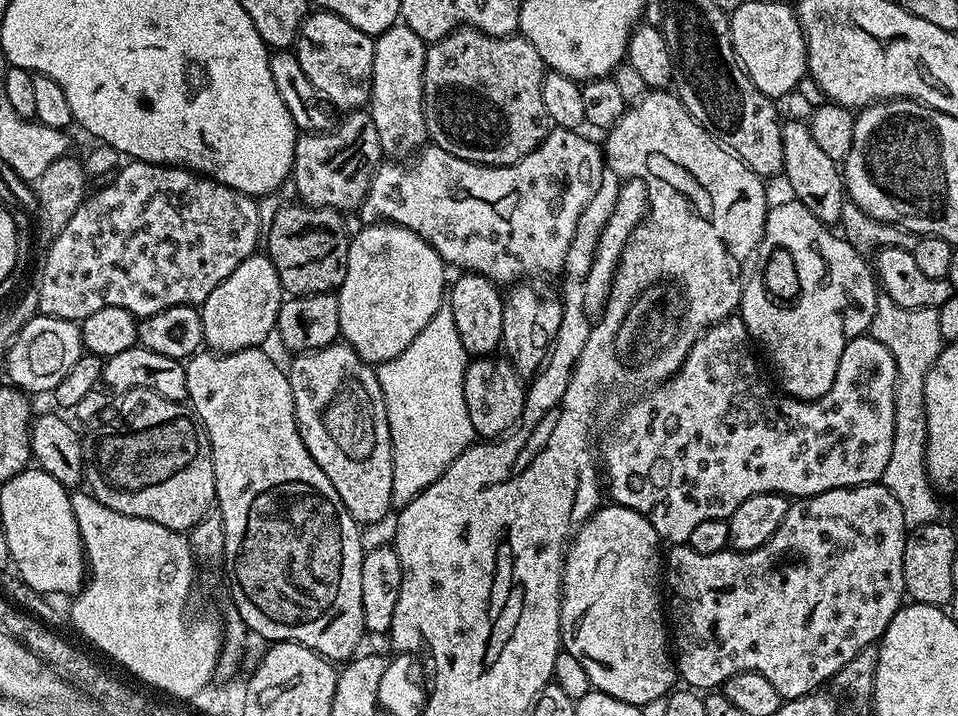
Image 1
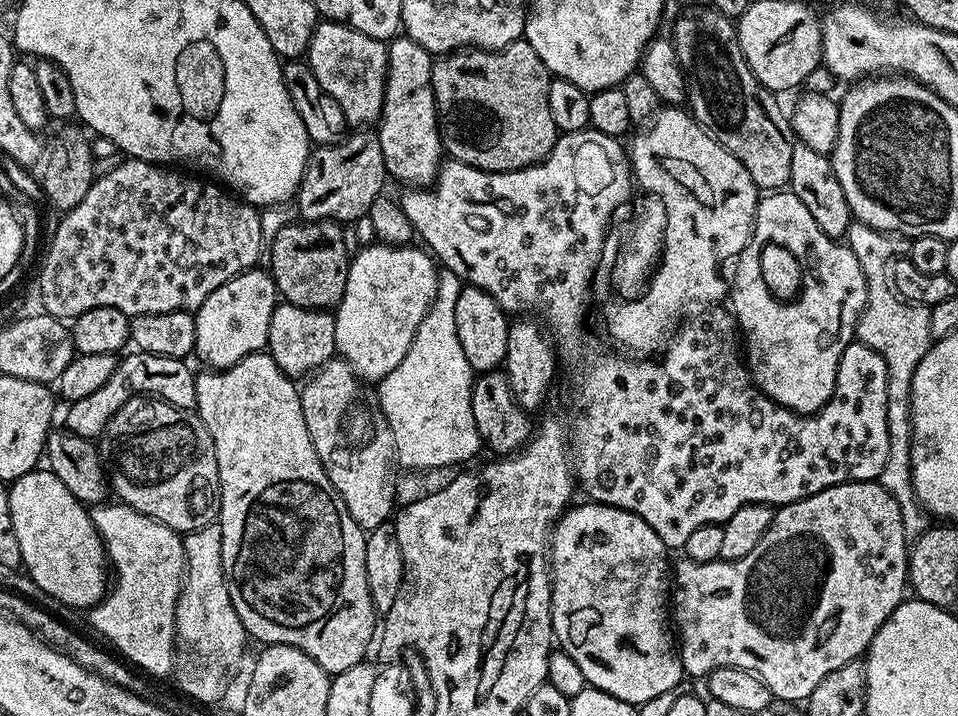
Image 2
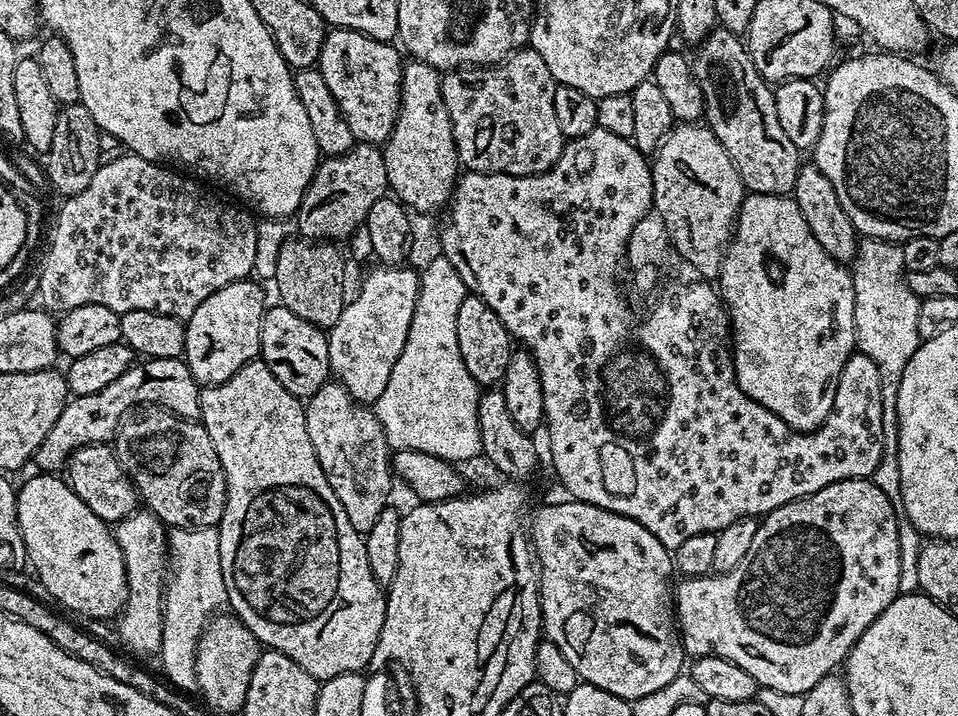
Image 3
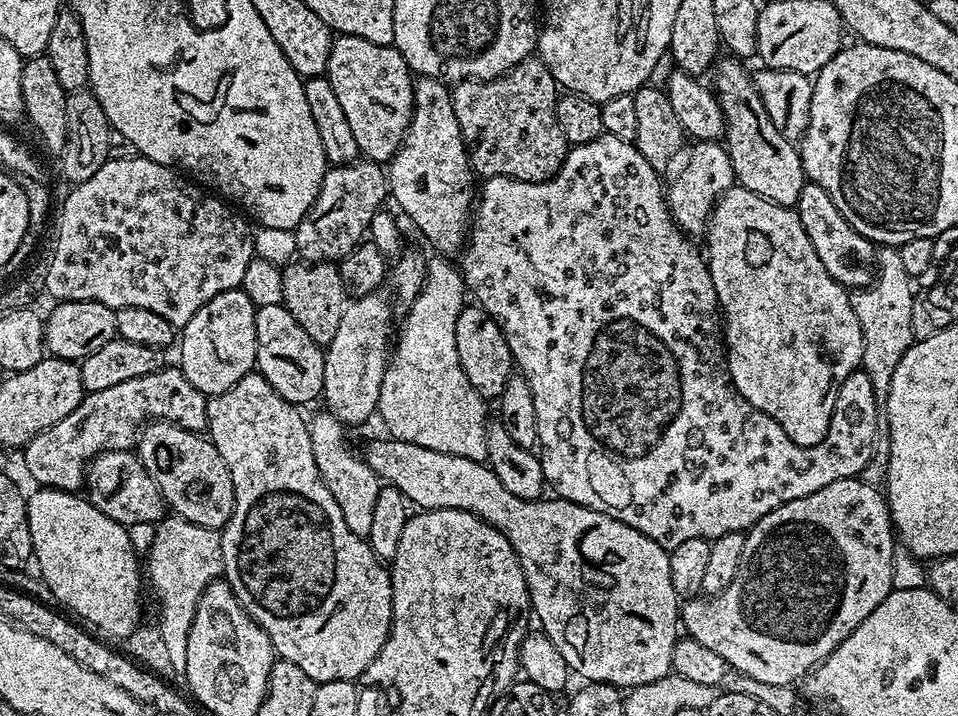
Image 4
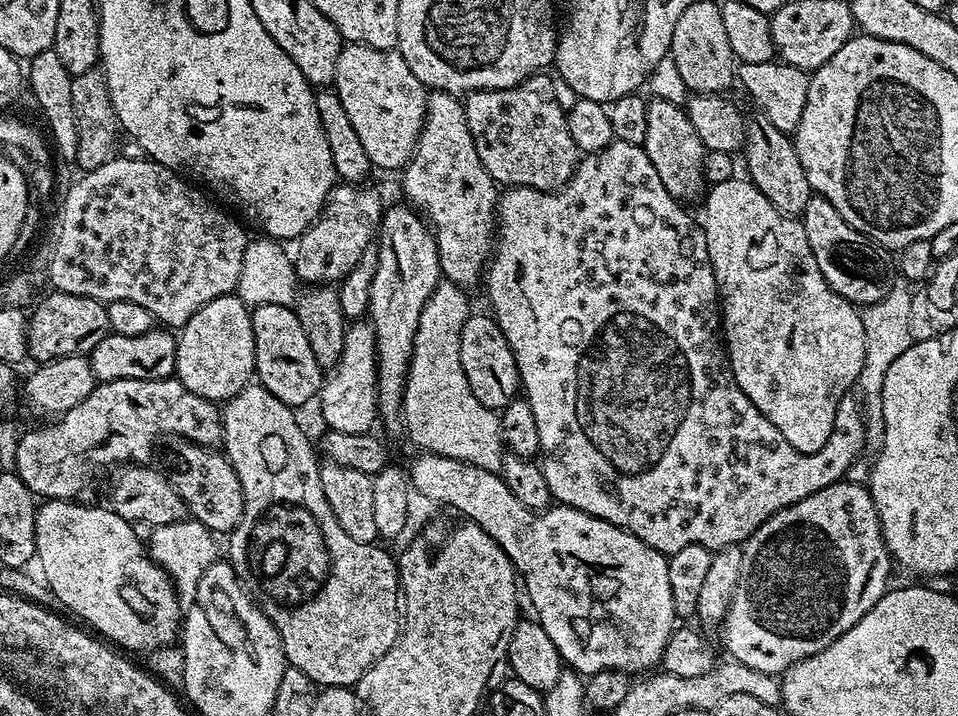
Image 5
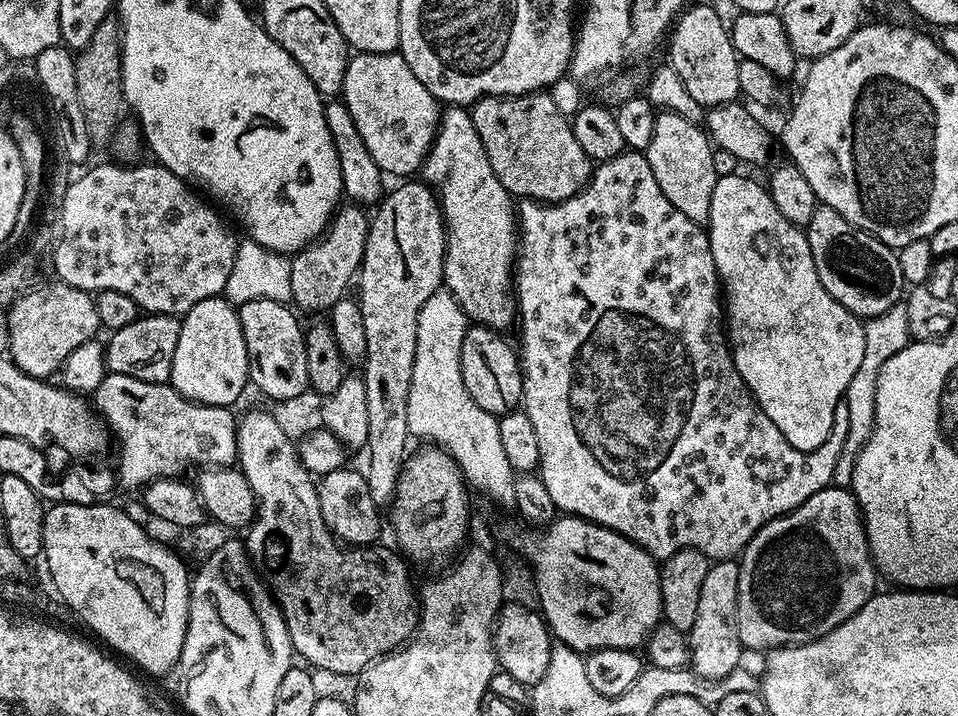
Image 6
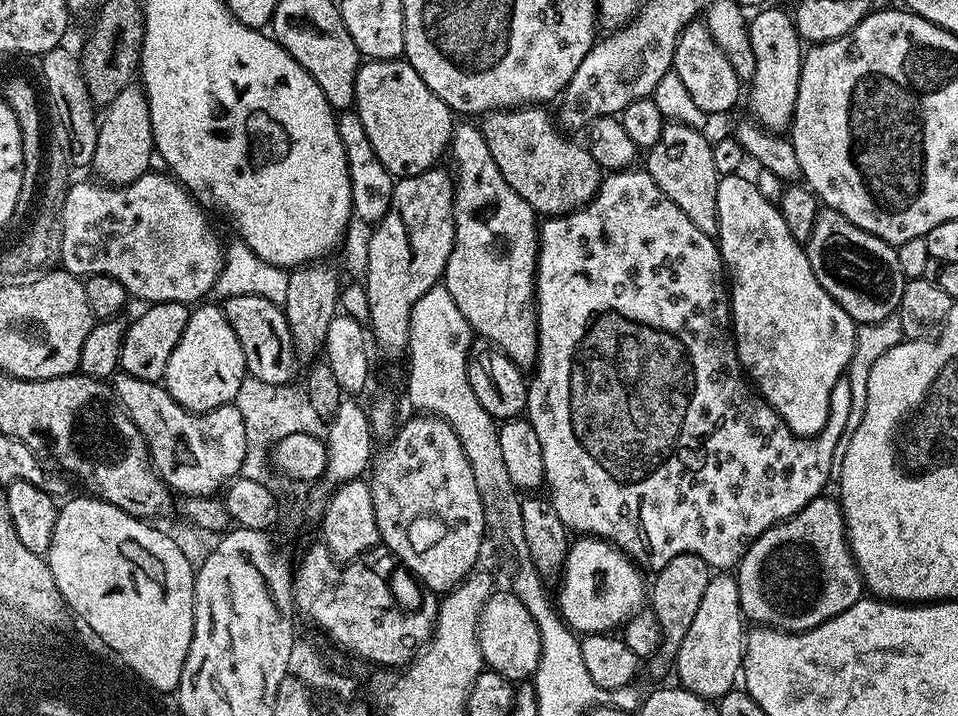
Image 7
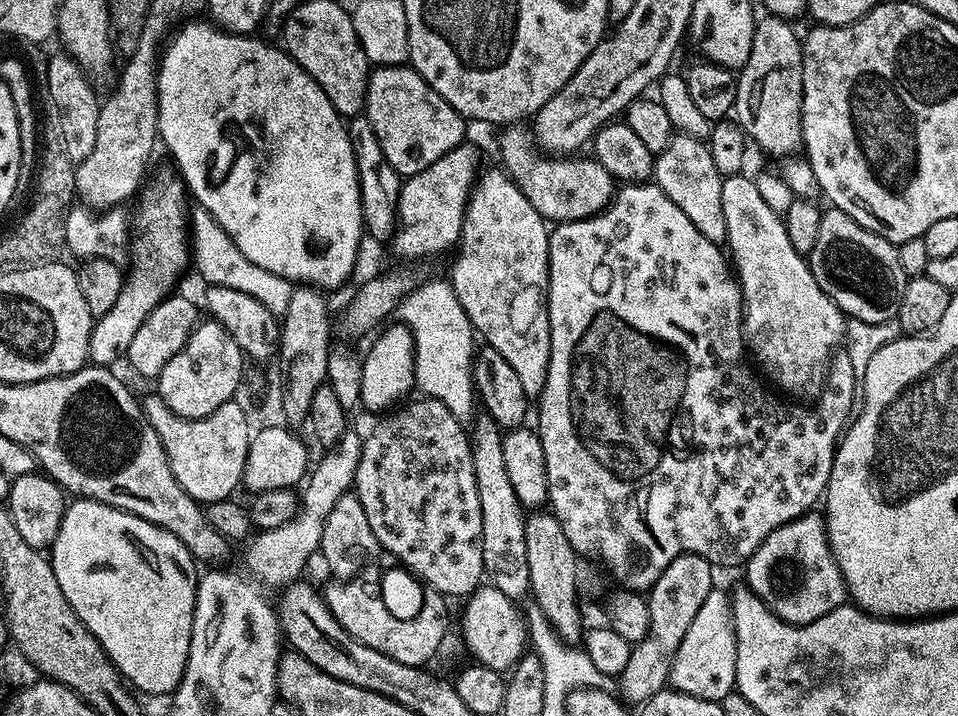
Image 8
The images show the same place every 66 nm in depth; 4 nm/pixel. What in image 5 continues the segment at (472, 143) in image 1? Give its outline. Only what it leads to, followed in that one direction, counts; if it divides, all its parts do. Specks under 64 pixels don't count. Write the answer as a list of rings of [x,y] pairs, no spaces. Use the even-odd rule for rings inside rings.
[[[537,74],[513,88],[470,92],[463,97],[474,150],[497,185],[555,192],[575,176],[582,153],[570,138],[566,108],[556,97],[557,81],[553,80],[548,74]]]

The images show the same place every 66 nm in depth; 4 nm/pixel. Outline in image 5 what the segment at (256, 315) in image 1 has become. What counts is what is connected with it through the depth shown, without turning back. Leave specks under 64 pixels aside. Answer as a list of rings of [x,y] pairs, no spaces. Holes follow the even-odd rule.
[[[233,294],[214,298],[214,302],[206,302],[190,322],[179,329],[176,341],[176,371],[175,379],[186,386],[194,394],[213,402],[227,402],[241,392],[253,379],[256,370],[256,351],[254,350],[254,330],[252,329],[251,311],[240,297]]]

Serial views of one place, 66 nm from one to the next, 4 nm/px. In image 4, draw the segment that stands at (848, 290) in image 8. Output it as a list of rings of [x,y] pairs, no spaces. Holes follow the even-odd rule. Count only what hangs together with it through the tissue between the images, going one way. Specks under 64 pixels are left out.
[[[811,182],[805,183],[795,209],[806,230],[806,238],[810,238],[814,251],[822,261],[822,266],[830,270],[830,274],[842,287],[849,290],[866,288],[876,279],[877,245],[862,234],[858,234],[858,230],[854,230],[850,222],[846,222],[842,210],[834,206],[834,198],[830,198],[830,194],[822,190],[822,186]]]

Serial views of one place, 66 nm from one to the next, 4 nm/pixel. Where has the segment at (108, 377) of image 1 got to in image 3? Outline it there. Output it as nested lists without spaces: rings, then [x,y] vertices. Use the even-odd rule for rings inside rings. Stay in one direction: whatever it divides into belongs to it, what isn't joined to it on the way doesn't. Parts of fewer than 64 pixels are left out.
[[[145,359],[143,362],[133,363],[132,368],[122,374],[122,378],[114,378],[114,382],[106,386],[106,390],[98,390],[98,394],[72,396],[69,399],[58,422],[54,422],[50,434],[46,434],[42,446],[36,451],[34,464],[40,467],[37,469],[41,473],[56,474],[71,460],[73,452],[80,451],[87,444],[109,443],[115,437],[122,417],[133,407],[134,402],[159,404],[161,408],[184,420],[199,421],[201,391],[201,385],[192,377],[183,359]]]

